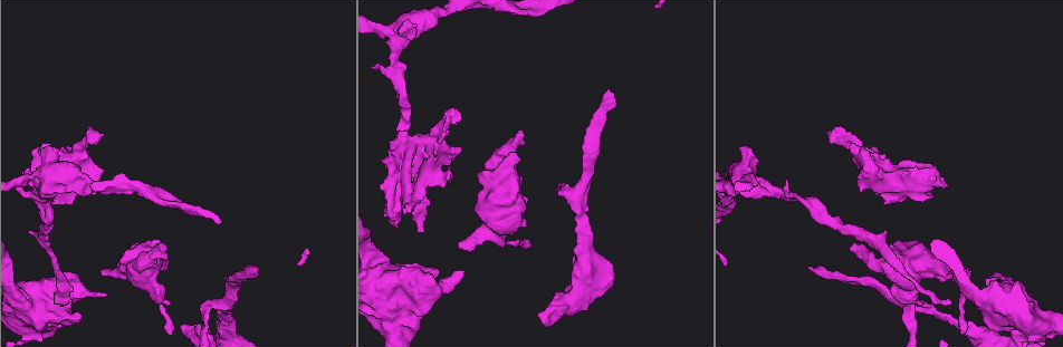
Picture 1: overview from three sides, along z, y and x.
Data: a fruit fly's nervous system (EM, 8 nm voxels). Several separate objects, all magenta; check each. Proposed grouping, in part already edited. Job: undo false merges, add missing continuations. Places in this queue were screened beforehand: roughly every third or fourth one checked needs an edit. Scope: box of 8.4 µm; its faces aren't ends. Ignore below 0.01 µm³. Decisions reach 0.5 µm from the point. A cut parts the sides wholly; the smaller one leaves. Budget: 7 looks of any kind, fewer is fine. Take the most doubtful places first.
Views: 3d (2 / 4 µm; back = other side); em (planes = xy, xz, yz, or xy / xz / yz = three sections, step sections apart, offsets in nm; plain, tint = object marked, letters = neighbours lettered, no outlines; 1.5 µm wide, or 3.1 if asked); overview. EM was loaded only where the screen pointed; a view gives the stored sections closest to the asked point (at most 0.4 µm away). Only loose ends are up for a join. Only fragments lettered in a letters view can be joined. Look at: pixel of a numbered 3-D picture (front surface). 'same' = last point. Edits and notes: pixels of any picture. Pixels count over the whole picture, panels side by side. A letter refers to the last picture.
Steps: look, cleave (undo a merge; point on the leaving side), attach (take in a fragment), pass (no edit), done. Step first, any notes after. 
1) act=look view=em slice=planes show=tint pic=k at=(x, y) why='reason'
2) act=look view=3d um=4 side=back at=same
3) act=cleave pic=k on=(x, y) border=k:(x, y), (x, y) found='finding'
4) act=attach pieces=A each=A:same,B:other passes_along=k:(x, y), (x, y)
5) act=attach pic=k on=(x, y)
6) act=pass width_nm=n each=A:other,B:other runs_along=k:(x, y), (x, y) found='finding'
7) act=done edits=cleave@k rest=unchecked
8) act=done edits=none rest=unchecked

act=look view=em slice=xy step=8 show=tint pic=1 at=(250, 267) why='branch stops here'

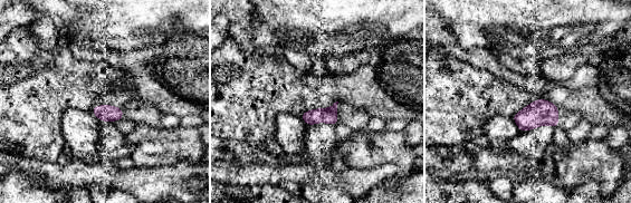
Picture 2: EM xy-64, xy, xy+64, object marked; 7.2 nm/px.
act=look view=em slice=xy step=8 show=letters at=same why='what lies round it'

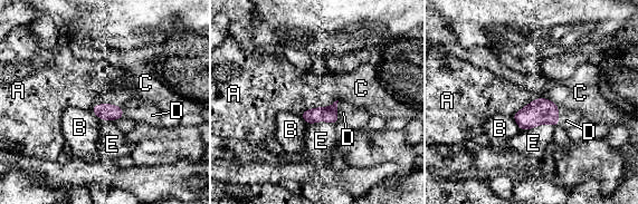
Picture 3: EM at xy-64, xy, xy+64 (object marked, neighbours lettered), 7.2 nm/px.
act=attach pieces=D each=A:other,B:other,C:other,D:same,E:other found='it goes on there'

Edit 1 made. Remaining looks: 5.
act=look view=em slice=yz step=4 show=letters pic=1 at=(103, 133) why='an open end'

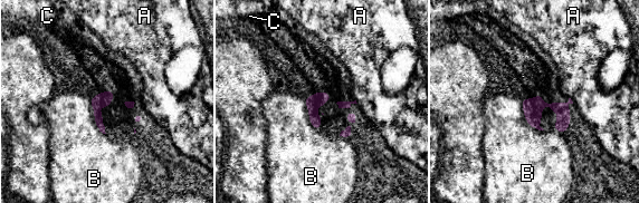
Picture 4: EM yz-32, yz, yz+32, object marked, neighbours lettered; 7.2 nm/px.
act=look view=em slice=planes show=letters at=same why='another direction'

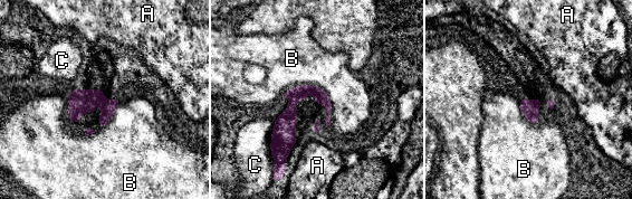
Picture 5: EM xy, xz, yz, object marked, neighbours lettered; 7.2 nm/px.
act=pass longest_contact=B:420nm each=A:other,B:other,C:other found='none of them fits'

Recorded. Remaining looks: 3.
act=look view=overview

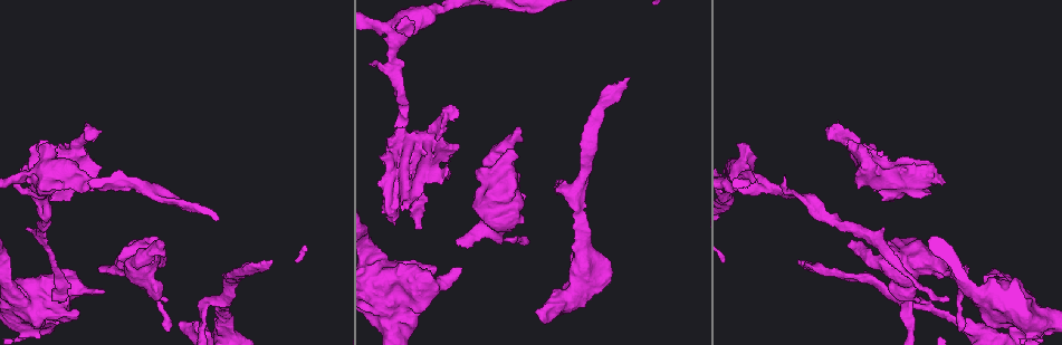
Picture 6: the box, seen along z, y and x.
act=look view=3d um=2 side=back pic=6 at=(415, 267) why='branch stops here'

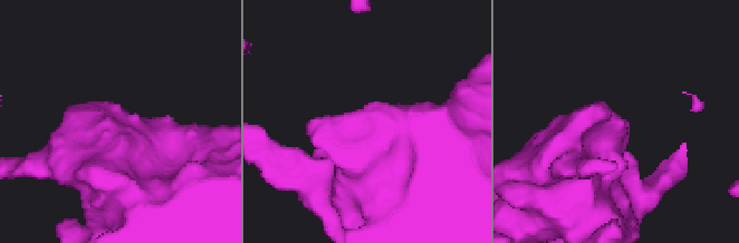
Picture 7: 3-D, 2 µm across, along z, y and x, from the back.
act=look view=em slice=planes show=letters pic=7 at=(624, 123) why='need the tissue'

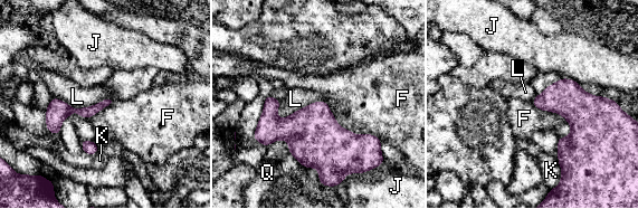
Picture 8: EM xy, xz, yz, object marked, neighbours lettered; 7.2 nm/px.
act=pass each=F:other,J:other,K:other,L:other,Q:other border=8:(323, 100), (284, 117), (276, 116) found='none of them fits'

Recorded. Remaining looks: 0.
act=done edits=attach@3 rest=unchecked

